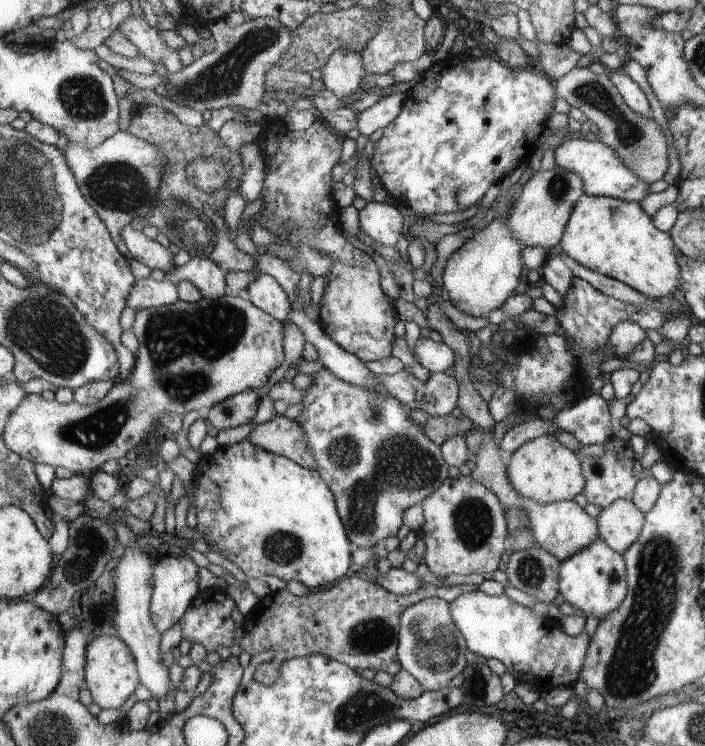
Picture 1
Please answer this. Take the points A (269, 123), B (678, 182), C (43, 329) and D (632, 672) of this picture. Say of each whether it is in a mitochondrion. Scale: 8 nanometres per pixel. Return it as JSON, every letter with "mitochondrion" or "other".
{"A":"other","B":"other","C":"mitochondrion","D":"mitochondrion"}

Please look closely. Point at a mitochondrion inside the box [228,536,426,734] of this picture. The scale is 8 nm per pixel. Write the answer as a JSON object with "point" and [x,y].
{"point":[371,636]}

